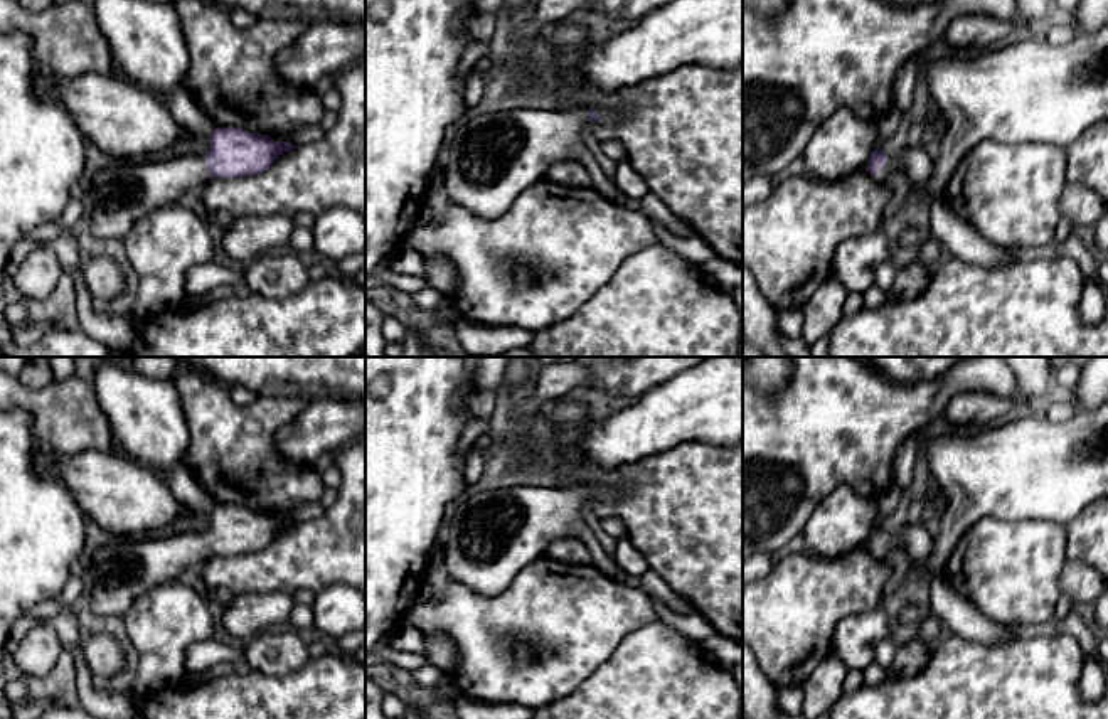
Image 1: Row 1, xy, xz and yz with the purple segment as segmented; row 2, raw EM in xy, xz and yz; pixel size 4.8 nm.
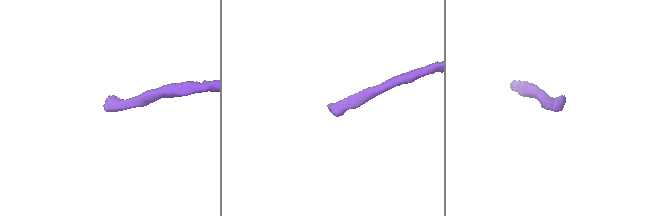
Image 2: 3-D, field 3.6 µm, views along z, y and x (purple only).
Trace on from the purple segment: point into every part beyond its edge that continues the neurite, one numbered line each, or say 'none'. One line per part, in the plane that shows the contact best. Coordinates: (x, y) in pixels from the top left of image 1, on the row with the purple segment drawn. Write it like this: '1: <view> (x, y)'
1: yz (915, 160)

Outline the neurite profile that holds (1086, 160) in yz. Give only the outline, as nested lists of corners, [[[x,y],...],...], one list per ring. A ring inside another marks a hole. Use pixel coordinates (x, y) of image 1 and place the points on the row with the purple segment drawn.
[[[1108,121],[1091,125],[1066,146],[1066,180],[1095,190],[1108,207]]]

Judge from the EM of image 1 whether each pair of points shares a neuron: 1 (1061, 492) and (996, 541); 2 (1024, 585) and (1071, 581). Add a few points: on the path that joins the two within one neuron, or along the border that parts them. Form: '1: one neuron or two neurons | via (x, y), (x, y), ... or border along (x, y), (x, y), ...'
1: two neurons | border along (984, 519), (1053, 519), (1063, 526)
2: two neurons | border along (1068, 561), (1061, 571), (1060, 593)

